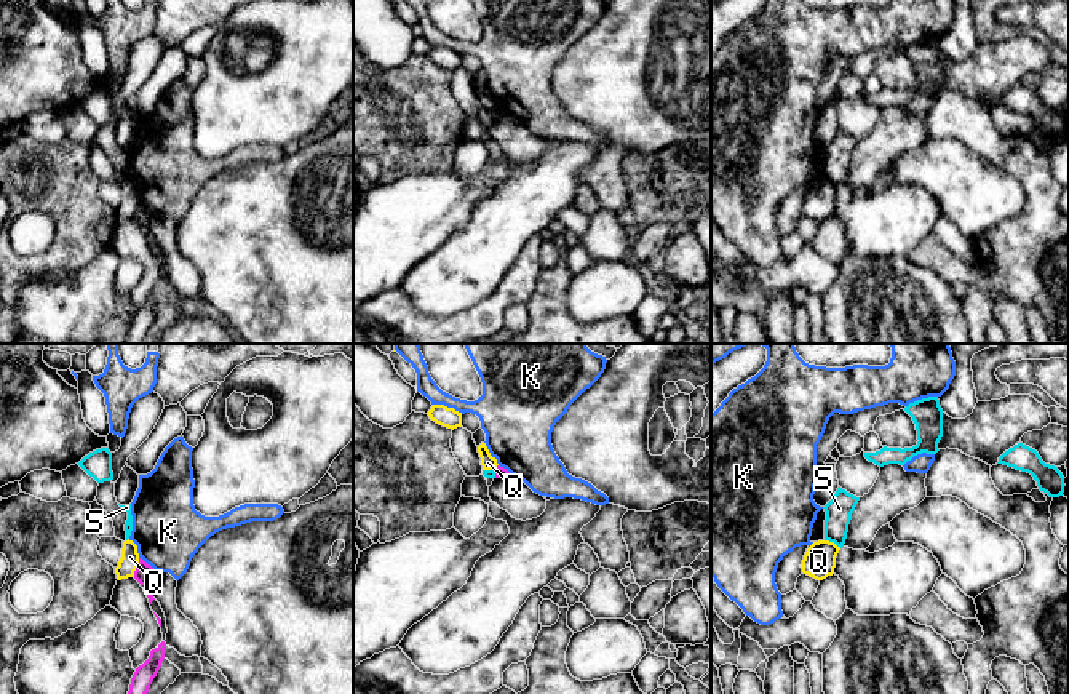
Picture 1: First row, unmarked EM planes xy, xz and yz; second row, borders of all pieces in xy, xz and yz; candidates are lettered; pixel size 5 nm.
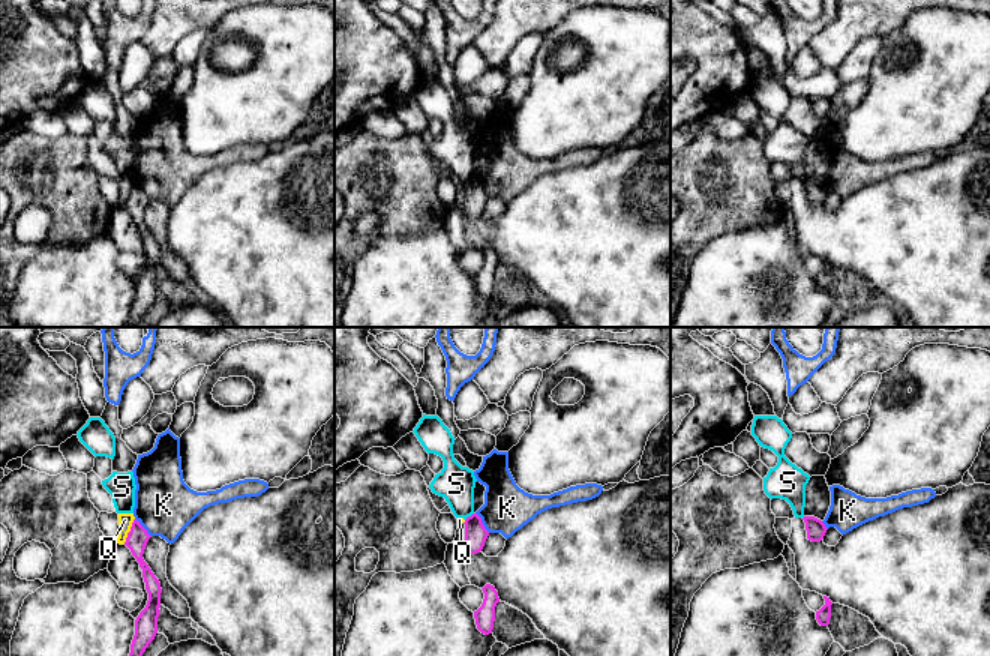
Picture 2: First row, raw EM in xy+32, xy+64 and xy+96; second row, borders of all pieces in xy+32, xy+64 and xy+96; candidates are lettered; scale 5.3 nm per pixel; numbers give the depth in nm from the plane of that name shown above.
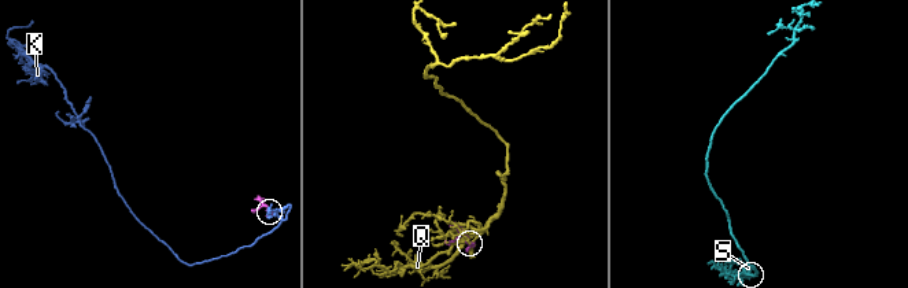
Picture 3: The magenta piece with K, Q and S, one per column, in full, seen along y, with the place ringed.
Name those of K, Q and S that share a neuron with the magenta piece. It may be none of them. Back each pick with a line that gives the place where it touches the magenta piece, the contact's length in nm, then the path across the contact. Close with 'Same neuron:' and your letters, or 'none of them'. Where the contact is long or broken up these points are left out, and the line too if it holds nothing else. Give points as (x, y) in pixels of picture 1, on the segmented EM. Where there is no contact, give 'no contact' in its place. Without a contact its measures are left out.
Same neuron: none of them

